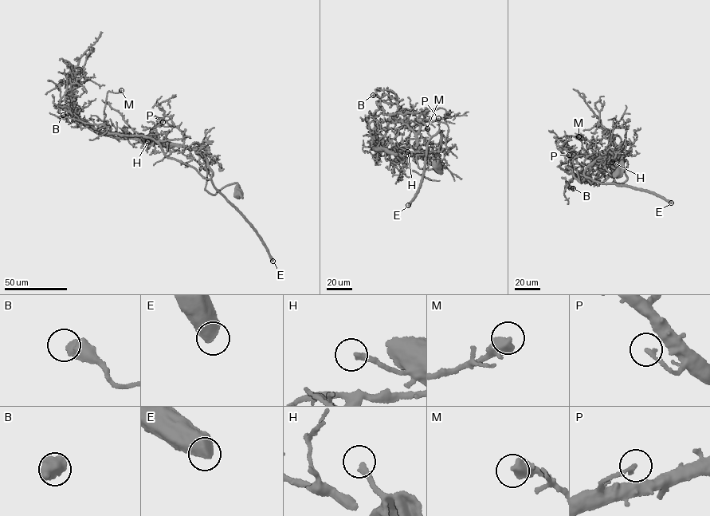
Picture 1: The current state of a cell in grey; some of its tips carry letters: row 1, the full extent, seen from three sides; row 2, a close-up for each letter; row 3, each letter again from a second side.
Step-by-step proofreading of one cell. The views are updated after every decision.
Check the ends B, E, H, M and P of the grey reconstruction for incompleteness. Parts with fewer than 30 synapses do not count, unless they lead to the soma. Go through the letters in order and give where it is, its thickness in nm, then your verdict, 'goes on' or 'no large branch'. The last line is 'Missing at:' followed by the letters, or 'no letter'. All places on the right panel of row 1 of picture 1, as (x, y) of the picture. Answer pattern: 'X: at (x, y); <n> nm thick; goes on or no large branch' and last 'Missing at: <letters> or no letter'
B: at (573, 188); 550 nm thick; no large branch
E: at (671, 202); 650 nm thick; goes on
H: at (612, 162); 260 nm thick; goes on
M: at (578, 136); 550 nm thick; no large branch
P: at (569, 155); 200 nm thick; no large branch
Missing at: E, H

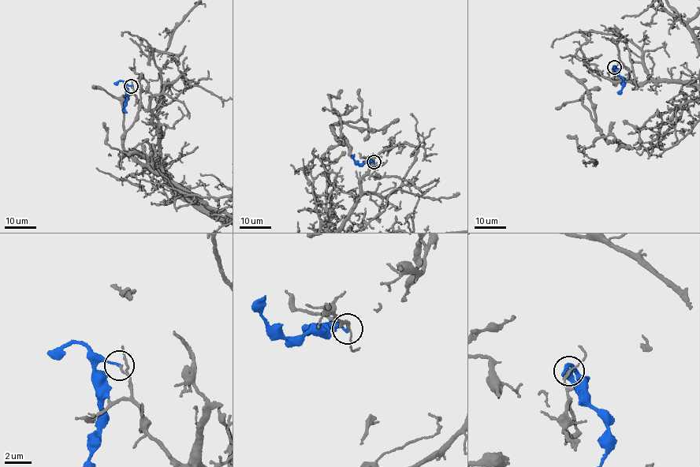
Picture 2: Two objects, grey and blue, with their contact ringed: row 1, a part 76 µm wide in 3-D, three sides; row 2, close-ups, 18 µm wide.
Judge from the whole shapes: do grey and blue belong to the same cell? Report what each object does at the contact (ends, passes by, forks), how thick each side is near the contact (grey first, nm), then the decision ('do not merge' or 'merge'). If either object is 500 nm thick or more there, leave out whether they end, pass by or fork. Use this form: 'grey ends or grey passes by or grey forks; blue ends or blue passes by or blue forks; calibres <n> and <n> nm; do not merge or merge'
grey passes by; blue ends; calibres 90 and 160 nm; do not merge

